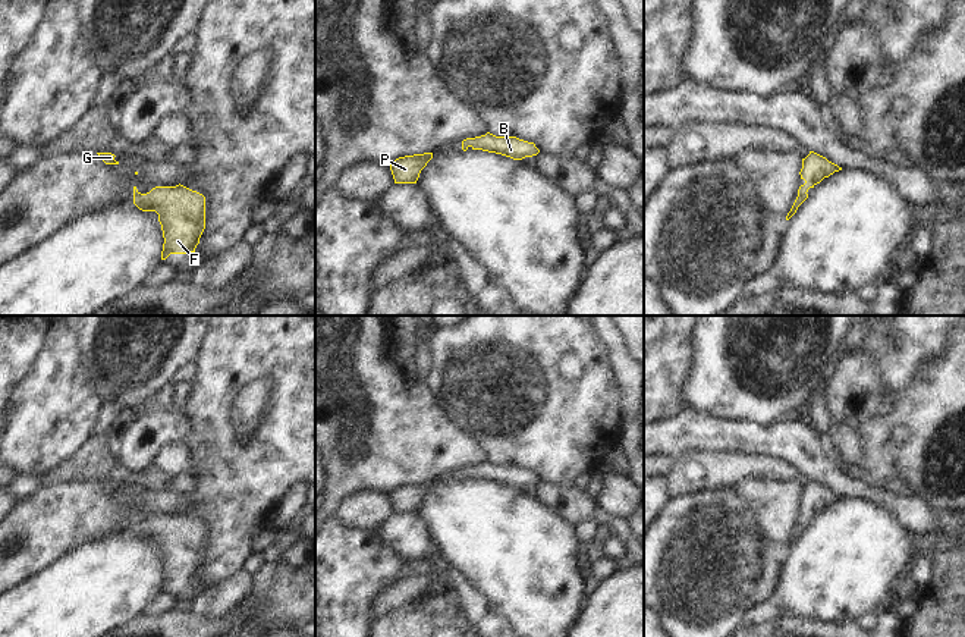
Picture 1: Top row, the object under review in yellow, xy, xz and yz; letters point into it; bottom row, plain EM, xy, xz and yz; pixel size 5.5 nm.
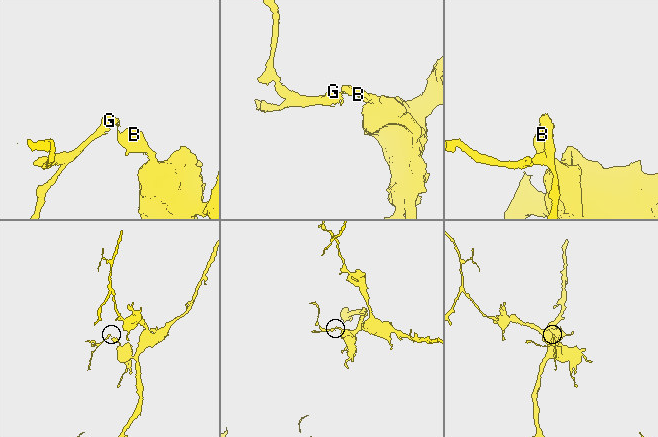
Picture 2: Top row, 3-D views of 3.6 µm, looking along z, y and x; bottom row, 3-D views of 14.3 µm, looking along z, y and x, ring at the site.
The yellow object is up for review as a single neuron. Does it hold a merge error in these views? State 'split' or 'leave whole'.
leave whole

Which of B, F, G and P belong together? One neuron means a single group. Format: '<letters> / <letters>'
B F G P

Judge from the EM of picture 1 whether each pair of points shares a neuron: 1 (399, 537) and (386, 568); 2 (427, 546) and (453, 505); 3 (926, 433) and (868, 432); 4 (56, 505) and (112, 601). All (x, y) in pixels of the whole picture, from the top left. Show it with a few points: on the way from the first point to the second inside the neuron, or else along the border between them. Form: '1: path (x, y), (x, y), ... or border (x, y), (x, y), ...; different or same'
1: border (374, 530), (406, 561); different
2: border (415, 512), (437, 548); different
3: path (911, 419), (888, 417), (883, 421); same
4: border (113, 533), (85, 542), (65, 552), (52, 564); different

